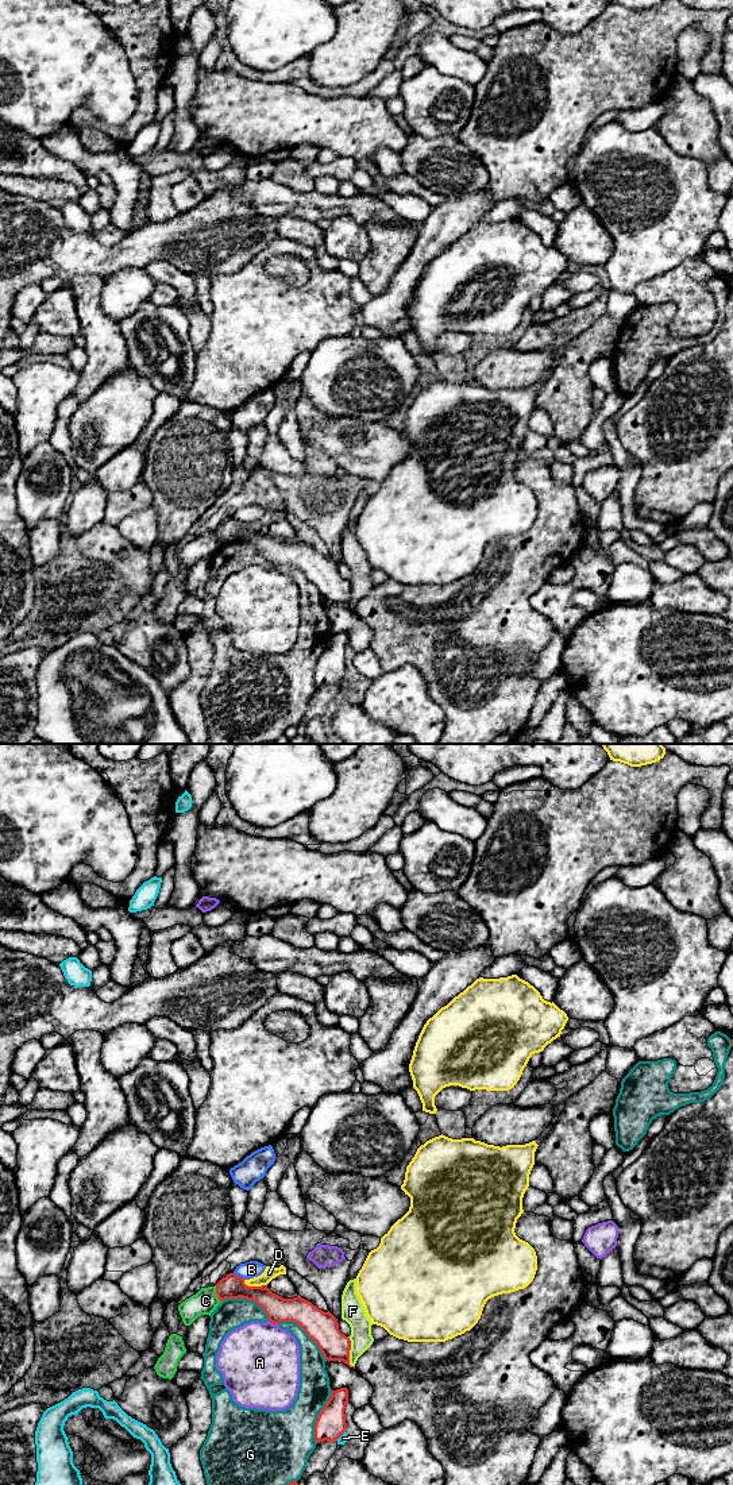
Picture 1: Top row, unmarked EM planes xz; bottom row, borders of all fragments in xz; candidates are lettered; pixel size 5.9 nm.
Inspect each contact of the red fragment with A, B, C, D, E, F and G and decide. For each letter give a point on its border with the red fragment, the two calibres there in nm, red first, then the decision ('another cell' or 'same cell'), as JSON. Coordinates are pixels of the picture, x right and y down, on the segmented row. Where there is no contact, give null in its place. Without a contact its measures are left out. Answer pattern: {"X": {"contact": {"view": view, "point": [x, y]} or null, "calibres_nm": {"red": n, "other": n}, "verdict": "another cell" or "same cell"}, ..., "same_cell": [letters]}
{"A": {"contact": {"view": "xz", "point": [273, 1322]}, "calibres_nm": {"red": 160, "other": 460}, "verdict": "another cell"}, "B": {"contact": {"view": "xz", "point": [240, 1277]}, "calibres_nm": {"red": 140, "other": 100}, "verdict": "another cell"}, "C": {"contact": {"view": "xz", "point": [216, 1293]}, "calibres_nm": {"red": 140, "other": 150}, "verdict": "another cell"}, "D": {"contact": {"view": "xz", "point": [251, 1287]}, "calibres_nm": {"red": 150, "other": 70}, "verdict": "another cell"}, "E": {"contact": {"view": "xz", "point": [342, 1434]}, "calibres_nm": {"red": 180, "other": 50}, "verdict": "another cell"}, "F": {"contact": {"view": "xz", "point": [348, 1353]}, "calibres_nm": {"red": 190, "other": 140}, "verdict": "another cell"}, "G": {"contact": {"view": "xz", "point": [305, 1331]}, "calibres_nm": {"red": 190, "other": 160}, "verdict": "another cell"}, "same_cell": []}

